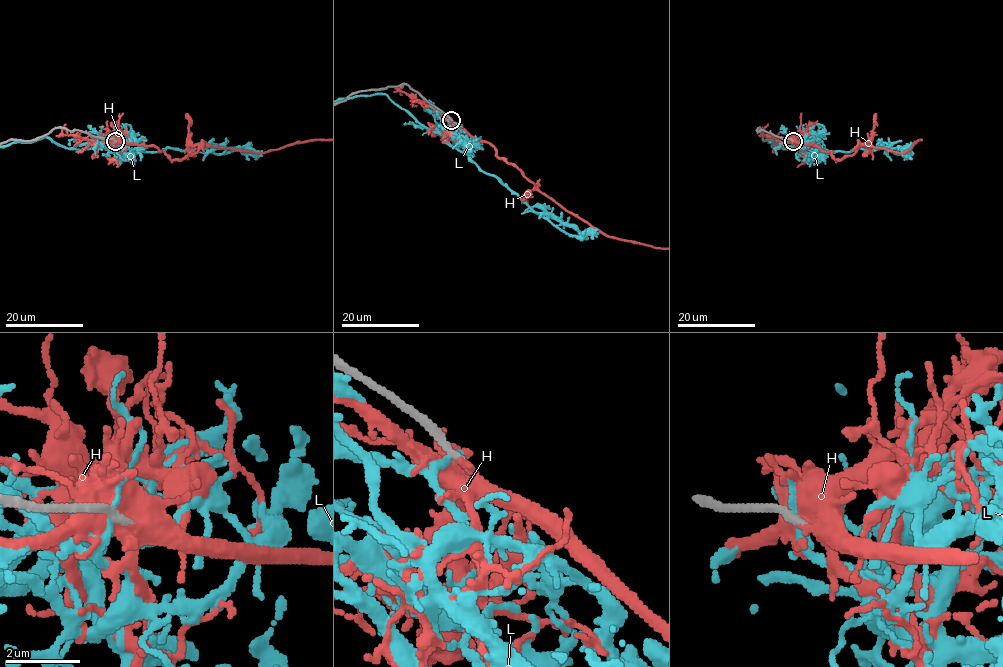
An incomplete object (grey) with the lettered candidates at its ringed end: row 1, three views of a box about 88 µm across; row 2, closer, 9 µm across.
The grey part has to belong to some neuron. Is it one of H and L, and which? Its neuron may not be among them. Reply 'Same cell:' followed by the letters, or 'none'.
Same cell: H

